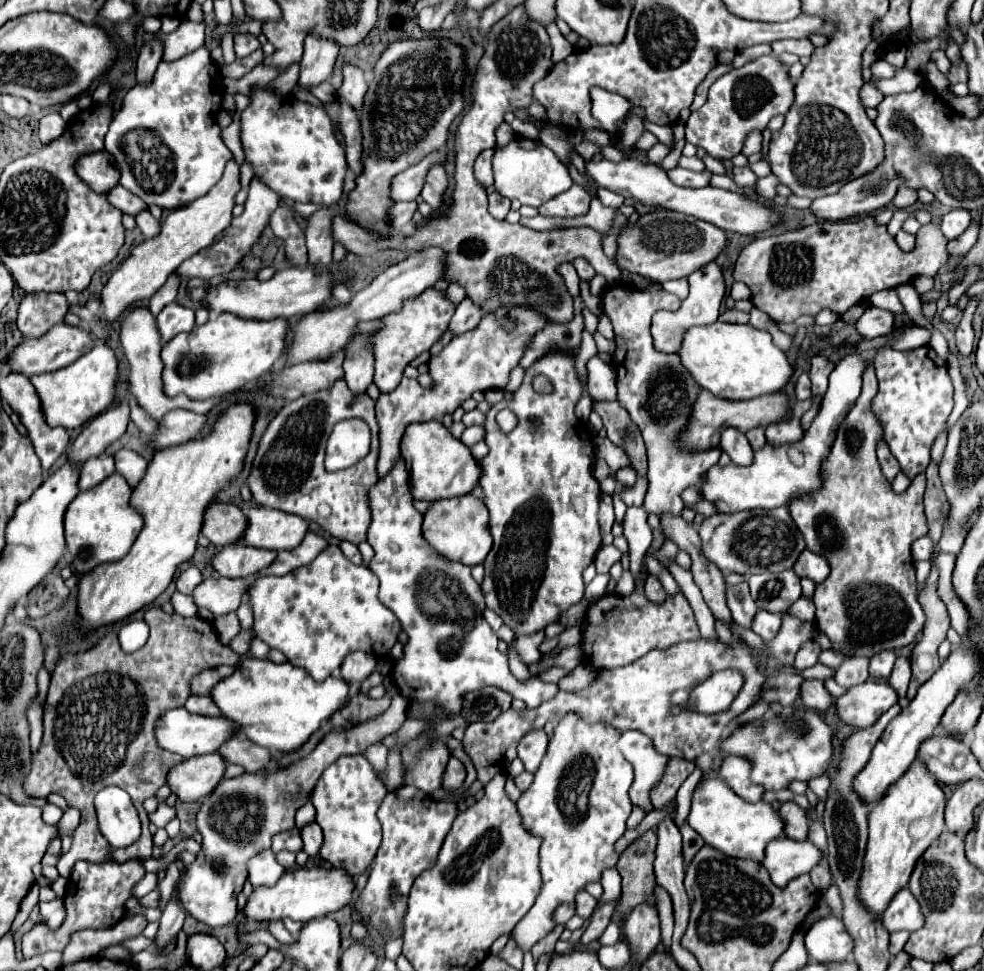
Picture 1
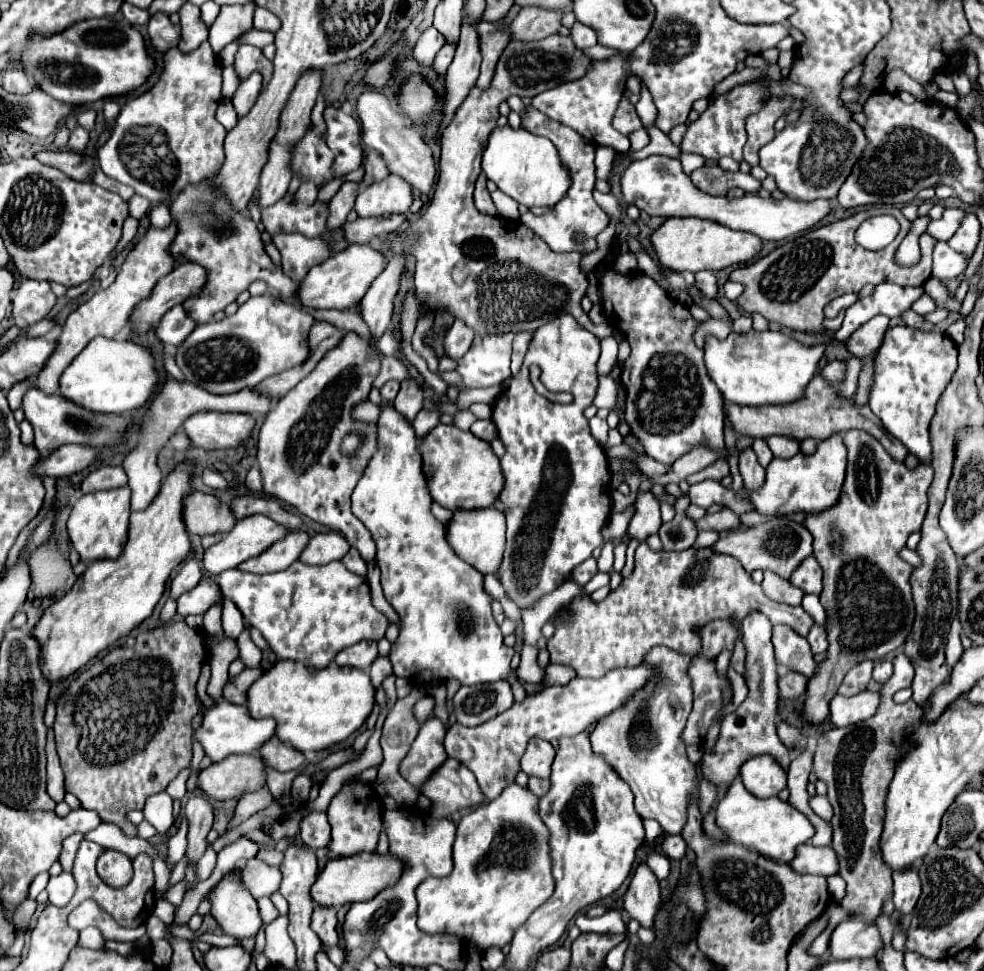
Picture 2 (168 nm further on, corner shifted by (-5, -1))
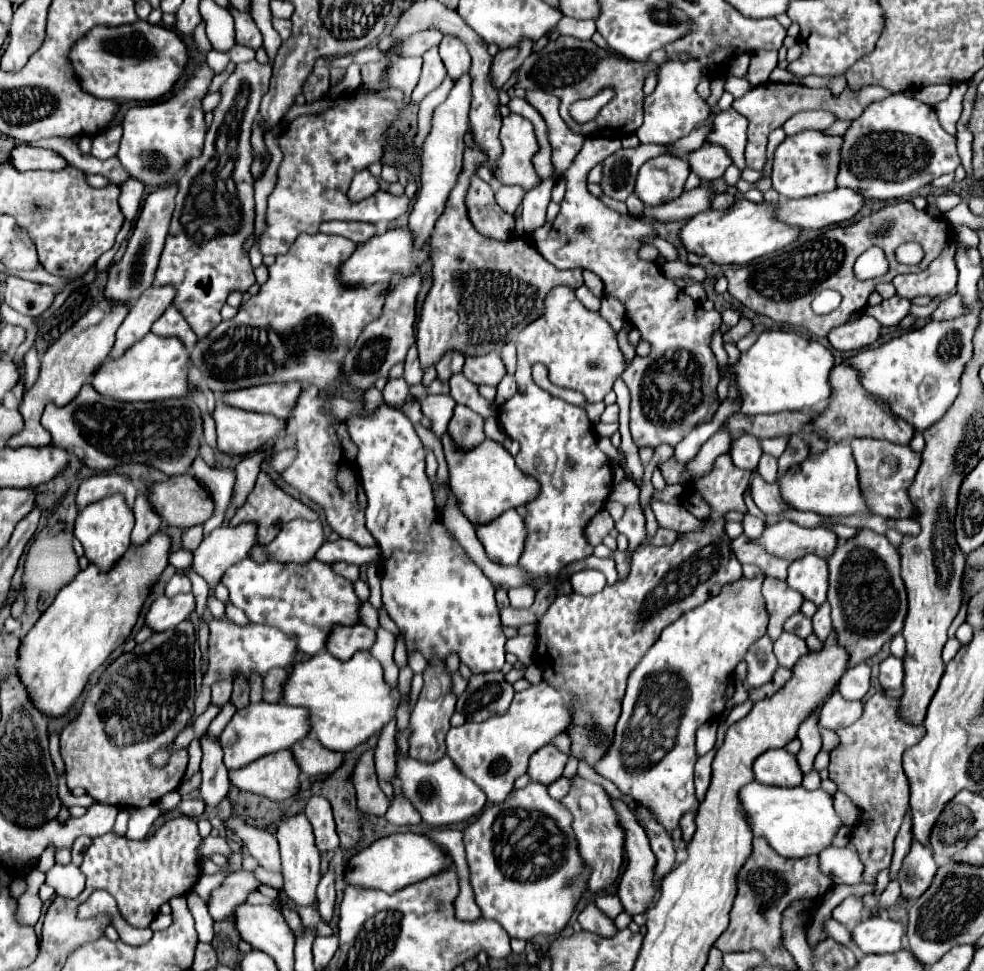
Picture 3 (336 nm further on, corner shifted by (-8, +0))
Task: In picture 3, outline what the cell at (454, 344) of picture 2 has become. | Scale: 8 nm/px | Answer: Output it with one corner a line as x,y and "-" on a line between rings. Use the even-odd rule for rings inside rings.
451,349
447,351
441,361
435,365
437,369
437,377
443,379
443,381
449,381
449,377
453,373
459,373
463,369
463,363
465,363
465,355
461,355
457,349

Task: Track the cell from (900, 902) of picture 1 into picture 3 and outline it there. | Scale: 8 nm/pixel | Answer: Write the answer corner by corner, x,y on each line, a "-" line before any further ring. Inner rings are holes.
913,841
911,851
903,859
903,867
899,871
901,895
909,901
915,901
917,897
921,897
931,885
935,871
937,871
937,863
931,855
931,849

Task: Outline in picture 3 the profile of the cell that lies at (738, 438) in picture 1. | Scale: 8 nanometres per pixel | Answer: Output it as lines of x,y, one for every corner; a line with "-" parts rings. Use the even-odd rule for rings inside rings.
753,471
751,477
751,497
755,505
765,513
781,513
789,507
783,507
783,499
779,499
779,487
773,483
767,483
761,479
757,471

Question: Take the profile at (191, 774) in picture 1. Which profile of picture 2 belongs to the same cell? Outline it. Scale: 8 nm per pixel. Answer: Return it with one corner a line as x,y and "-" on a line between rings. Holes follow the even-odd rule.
244,754
244,756
228,756
228,760
216,762
200,772
198,788
212,800
238,800
242,794
256,792
266,786
266,764
260,756

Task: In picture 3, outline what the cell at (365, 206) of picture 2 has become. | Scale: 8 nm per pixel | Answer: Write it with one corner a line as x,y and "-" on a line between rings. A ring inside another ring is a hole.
391,61
367,63
361,67
363,83
349,95
349,101
327,109
319,115
297,117
287,125
279,139
283,151
283,163
279,167
277,185
269,195
267,205
267,229
259,239
263,255
283,255
299,233
315,235
325,221
393,221
407,211
409,199
405,195
391,195
377,191
375,195
351,203
347,199
347,187
357,169
369,167
379,161
385,147
387,127
397,117
397,103
381,99
377,95
379,79
-
333,137
333,139
329,139

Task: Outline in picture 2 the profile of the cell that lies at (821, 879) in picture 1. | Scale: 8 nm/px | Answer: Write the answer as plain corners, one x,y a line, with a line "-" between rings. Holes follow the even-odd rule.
830,876
828,878
828,888
830,888
830,896
832,900
840,902
846,896
846,882
842,876

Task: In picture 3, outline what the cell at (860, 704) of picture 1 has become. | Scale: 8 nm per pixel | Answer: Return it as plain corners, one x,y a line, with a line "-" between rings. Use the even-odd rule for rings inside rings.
835,691
819,711
819,725
825,729
839,729
853,725
861,715
863,715
863,701
845,701

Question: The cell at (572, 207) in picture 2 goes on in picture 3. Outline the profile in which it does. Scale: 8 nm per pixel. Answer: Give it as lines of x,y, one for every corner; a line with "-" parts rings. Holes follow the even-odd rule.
517,97
511,99
509,109
529,119
535,127
541,147
539,155
535,155
535,169
539,175
543,179
565,181
567,185
559,215
535,229
531,235
533,243
539,253
559,269
581,267
593,271
603,279
605,295
623,303
627,321
637,327
641,339
651,345
651,353
647,357
635,357
623,373
623,381
631,391
629,427
633,441
637,447
657,449
661,443
675,447
691,433
691,429
701,423
709,423
721,405
717,397
719,365
709,349
711,331
721,327
721,313
715,309
705,311
697,301
677,289
671,279
665,279
657,263
641,261
637,257
641,247
639,237
655,233
651,223
639,223
639,219
631,215
619,215
587,191
589,171
621,149
621,141
617,137
587,137
571,167
557,171
551,159
553,151
547,137
547,125
539,111
535,111
535,107
531,107
525,99
-
581,227
585,227
585,231
579,231

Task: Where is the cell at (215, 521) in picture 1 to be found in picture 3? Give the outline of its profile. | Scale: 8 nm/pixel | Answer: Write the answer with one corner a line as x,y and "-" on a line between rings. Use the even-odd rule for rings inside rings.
189,475
169,477
165,483
153,483
149,487
149,501
169,525
179,529
201,525
215,511
211,495

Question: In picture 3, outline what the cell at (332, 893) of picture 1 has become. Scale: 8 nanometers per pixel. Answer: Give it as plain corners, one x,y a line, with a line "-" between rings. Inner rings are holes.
395,833
395,835
377,839
373,845
365,847
355,857
351,857
343,879
351,887
381,889
385,893
395,893
401,887
407,887
411,883
437,875
447,865
449,865
449,859
437,843
433,843
427,837
417,835
417,833

